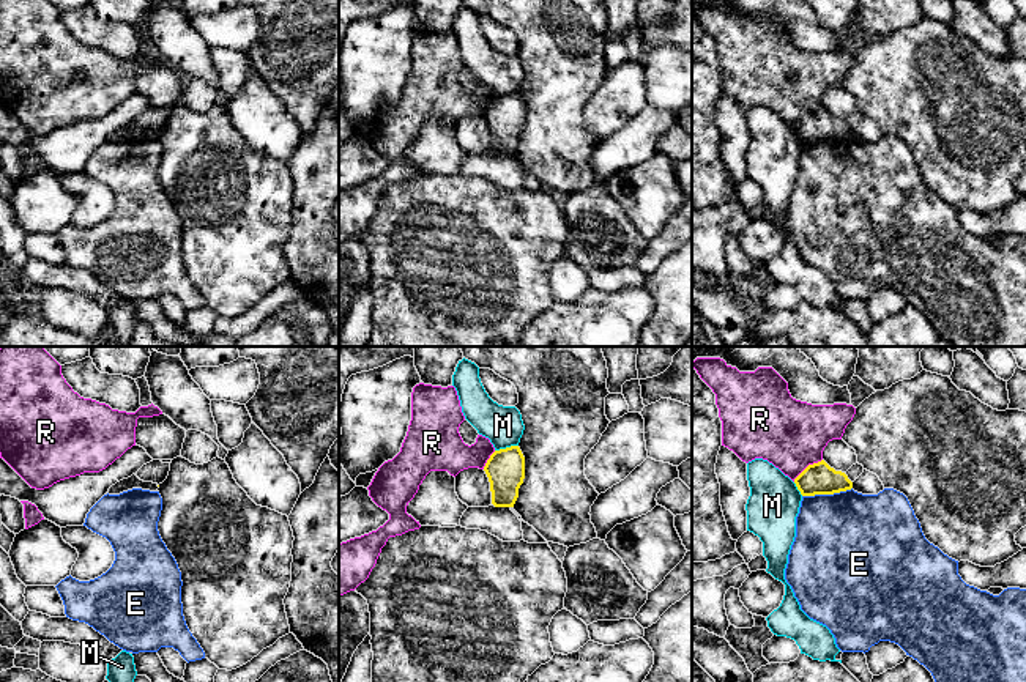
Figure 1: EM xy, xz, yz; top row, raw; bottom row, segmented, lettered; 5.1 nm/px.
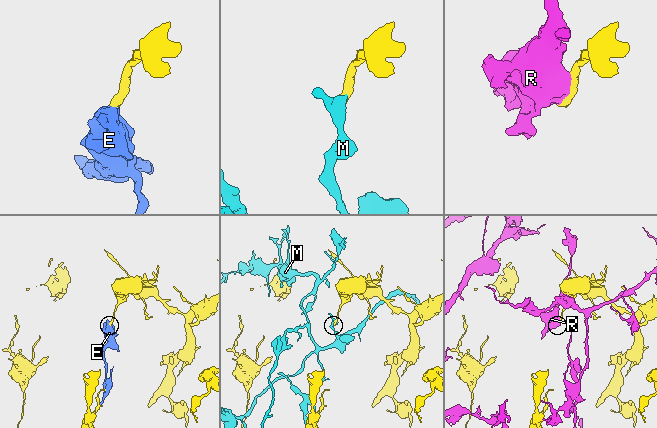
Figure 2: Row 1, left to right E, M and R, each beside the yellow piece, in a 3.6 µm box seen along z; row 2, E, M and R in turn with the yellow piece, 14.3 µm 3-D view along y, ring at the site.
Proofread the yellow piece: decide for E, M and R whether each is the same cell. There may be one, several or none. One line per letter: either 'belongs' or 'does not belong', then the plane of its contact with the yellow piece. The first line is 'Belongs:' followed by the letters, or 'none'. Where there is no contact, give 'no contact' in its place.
Belongs: none
E: does not belong; meets yellow in yz
M: does not belong; meets yellow in xz
R: does not belong; meets yellow in yz

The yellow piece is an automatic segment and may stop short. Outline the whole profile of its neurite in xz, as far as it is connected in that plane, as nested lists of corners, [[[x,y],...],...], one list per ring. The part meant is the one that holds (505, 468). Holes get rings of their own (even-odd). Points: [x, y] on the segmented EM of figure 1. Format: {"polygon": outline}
{"polygon": [[[519,446],[495,450],[484,471],[490,482],[492,504],[514,507],[525,479],[525,457]]]}

